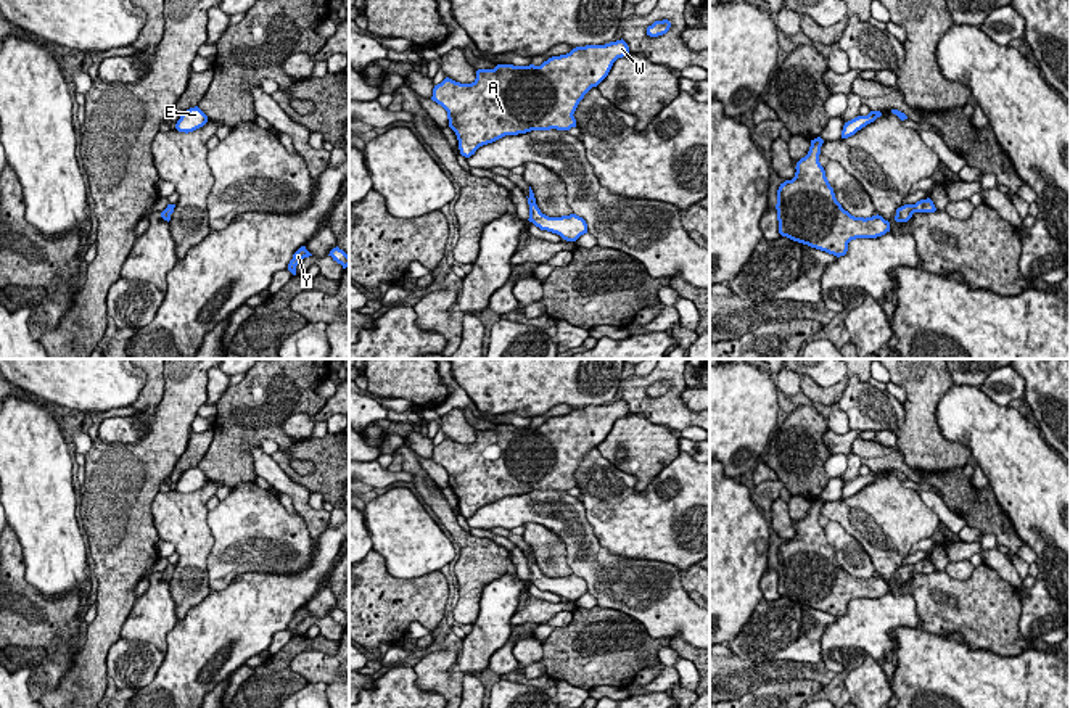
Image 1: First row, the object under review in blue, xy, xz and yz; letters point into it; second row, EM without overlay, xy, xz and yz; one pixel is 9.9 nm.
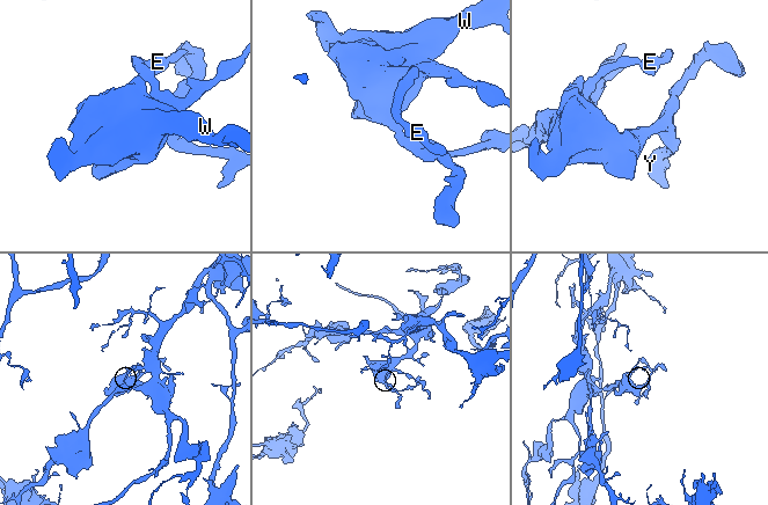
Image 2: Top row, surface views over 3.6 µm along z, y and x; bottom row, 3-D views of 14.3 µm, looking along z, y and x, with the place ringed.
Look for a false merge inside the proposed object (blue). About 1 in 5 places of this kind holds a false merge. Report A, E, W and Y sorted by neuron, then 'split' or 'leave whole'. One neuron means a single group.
groups A E W Y; leave whole

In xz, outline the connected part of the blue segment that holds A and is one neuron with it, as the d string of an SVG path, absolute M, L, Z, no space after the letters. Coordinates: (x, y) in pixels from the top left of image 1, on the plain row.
M621 399L605 405L576 407L566 415L549 418L541 426L497 425L494 430L478 430L471 444L446 438L434 446L431 460L447 471L460 515L470 518L479 507L505 496L576 488L573 475L579 462L608 436L613 423L626 415L629 407Z

